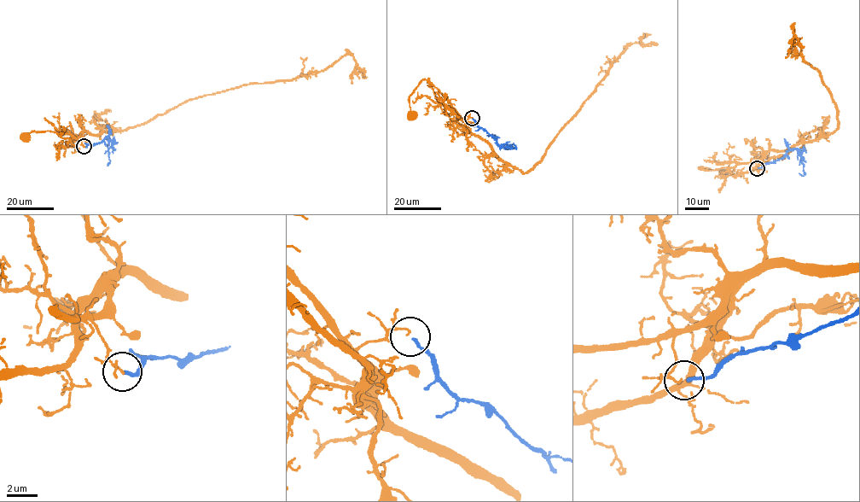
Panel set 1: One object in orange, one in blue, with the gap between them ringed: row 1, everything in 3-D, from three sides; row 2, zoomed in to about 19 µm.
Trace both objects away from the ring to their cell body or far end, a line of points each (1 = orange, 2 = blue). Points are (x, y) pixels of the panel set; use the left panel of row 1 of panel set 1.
1: (84, 146), (80, 139), (64, 138), (49, 131), (35, 131), (25, 136)
2: (84, 146), (101, 143), (107, 137), (108, 162)

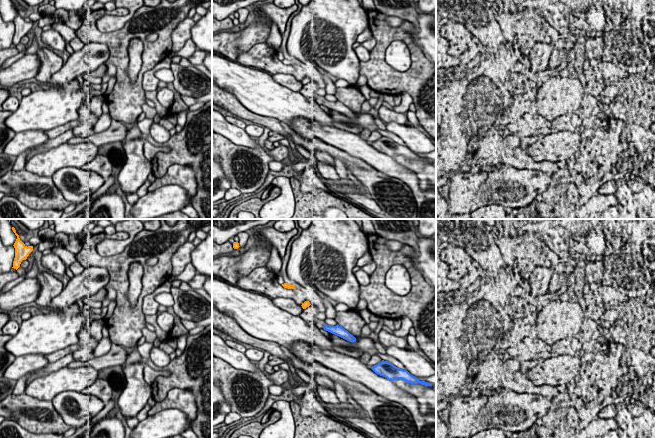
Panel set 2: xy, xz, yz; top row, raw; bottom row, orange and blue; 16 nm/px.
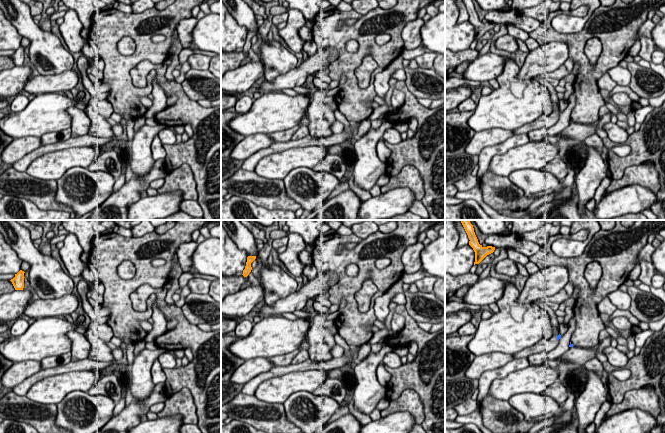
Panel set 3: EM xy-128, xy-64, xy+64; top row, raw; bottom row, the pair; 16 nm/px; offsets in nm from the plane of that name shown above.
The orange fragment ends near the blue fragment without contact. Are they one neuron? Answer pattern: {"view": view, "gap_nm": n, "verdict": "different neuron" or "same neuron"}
{"view": "xz", "gap_nm": 380, "verdict": "different neuron"}

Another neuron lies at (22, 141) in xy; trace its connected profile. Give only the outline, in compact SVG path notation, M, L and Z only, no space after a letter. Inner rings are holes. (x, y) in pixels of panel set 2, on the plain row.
M29 130L16 133L5 146L3 153L10 156L18 156L27 149L36 147L48 141L44 130Z

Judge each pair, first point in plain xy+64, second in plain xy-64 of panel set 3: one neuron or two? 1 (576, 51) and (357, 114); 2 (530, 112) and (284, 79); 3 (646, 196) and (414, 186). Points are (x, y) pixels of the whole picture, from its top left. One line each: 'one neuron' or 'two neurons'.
1: one neuron
2: two neurons
3: two neurons

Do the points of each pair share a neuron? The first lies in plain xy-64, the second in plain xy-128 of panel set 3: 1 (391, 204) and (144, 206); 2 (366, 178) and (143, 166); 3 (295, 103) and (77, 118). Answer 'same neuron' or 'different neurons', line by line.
1: same neuron
2: same neuron
3: different neurons

